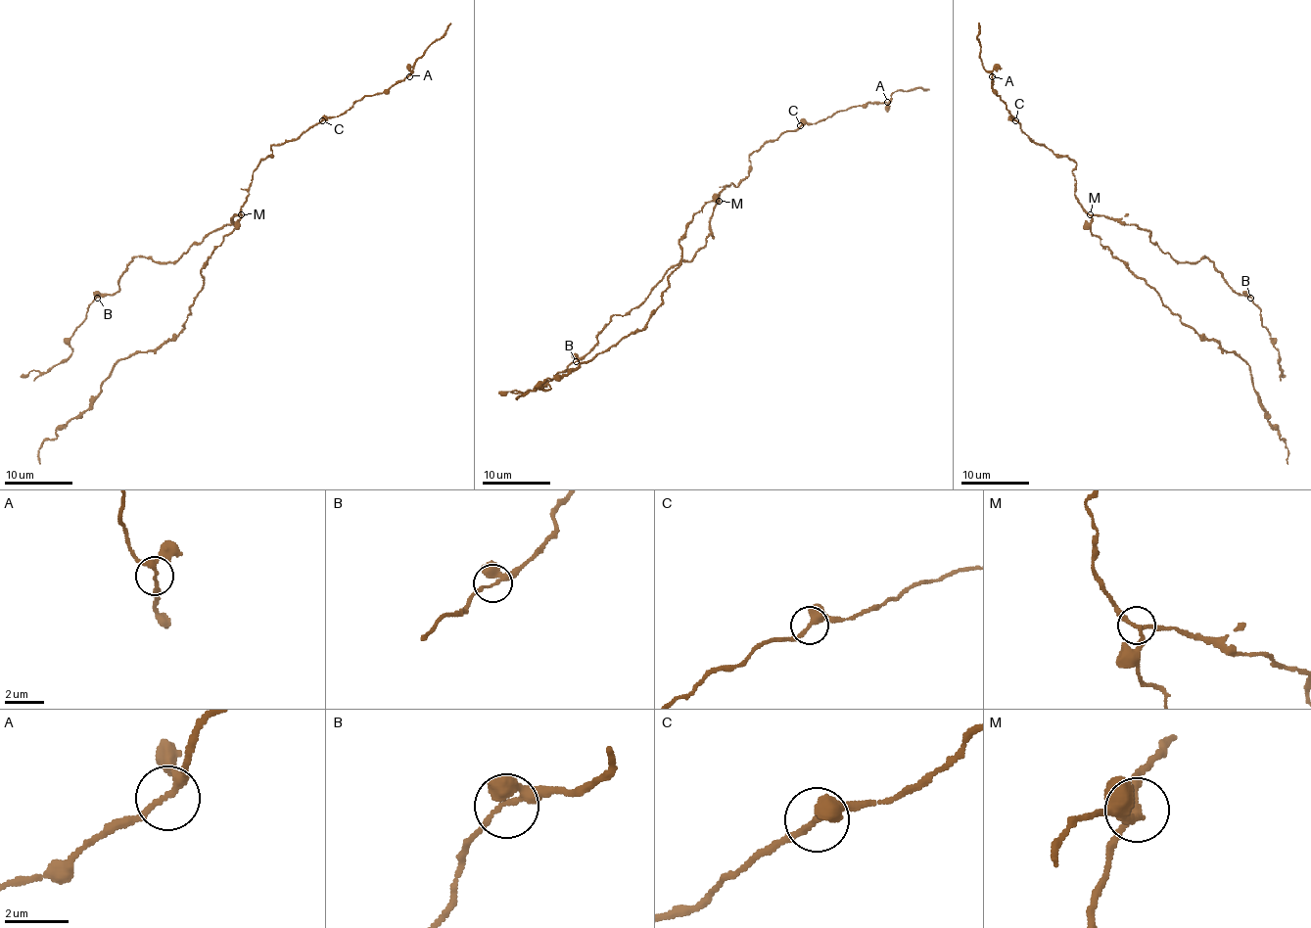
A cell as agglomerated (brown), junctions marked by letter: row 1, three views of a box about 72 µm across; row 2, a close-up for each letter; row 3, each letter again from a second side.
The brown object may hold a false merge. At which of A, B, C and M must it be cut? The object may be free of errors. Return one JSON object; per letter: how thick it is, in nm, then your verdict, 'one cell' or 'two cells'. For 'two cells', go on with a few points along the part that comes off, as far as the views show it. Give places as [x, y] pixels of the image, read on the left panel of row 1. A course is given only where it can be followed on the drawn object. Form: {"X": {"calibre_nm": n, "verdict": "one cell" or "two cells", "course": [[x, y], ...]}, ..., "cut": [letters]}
{"A": {"calibre_nm": 200, "verdict": "one cell"}, "B": {"calibre_nm": 190, "verdict": "one cell"}, "C": {"calibre_nm": 240, "verdict": "one cell"}, "M": {"calibre_nm": 200, "verdict": "two cells", "course": [[240, 213], [201, 270], [203, 289], [184, 328], [114, 365], [94, 401], [42, 442], [39, 464]]}, "cut": ["M"]}

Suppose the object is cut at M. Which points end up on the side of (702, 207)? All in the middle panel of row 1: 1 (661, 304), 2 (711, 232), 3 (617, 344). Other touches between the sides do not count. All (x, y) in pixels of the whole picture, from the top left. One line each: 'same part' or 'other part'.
1: same part
2: other part
3: same part

